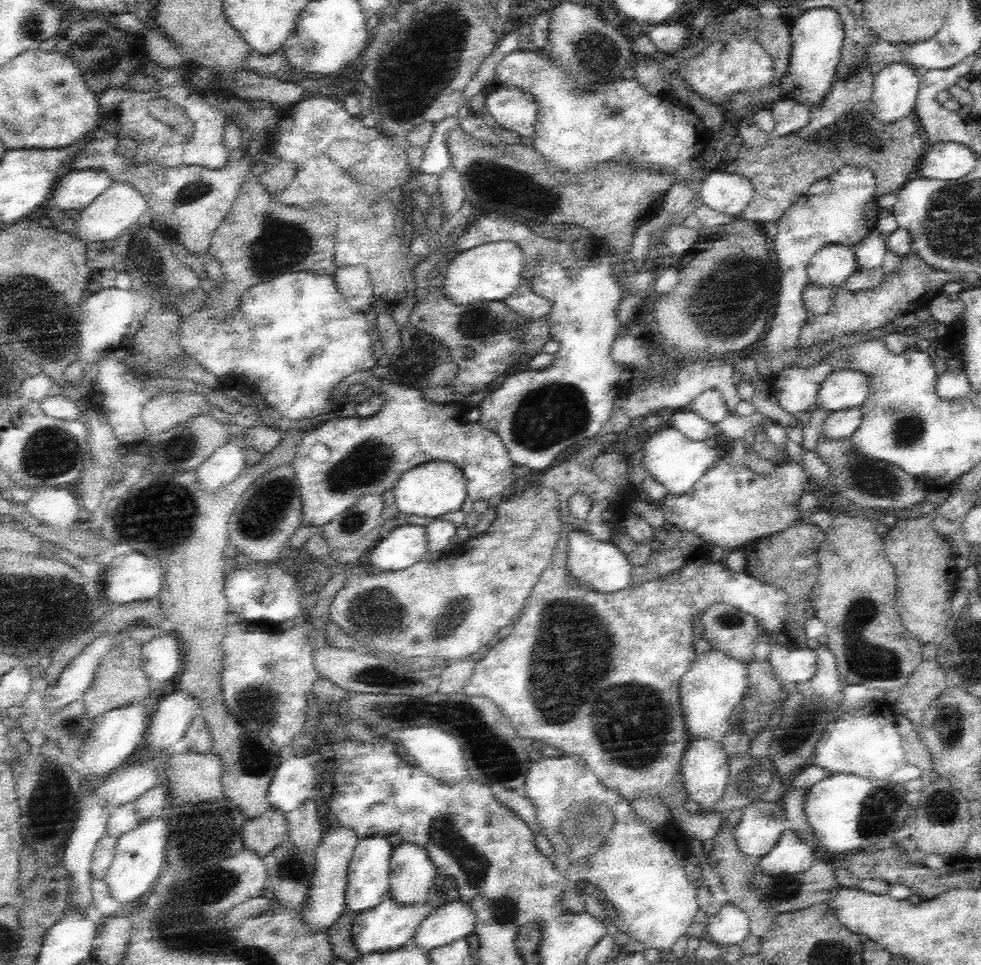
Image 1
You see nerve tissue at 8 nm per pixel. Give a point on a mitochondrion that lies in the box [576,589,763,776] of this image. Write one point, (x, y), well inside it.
(646, 762)

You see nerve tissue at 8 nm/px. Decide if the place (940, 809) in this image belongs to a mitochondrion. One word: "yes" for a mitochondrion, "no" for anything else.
yes

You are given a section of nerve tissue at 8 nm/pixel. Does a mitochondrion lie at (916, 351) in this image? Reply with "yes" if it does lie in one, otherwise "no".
no

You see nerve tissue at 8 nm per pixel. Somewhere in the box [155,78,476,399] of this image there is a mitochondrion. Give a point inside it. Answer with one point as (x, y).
(288, 245)

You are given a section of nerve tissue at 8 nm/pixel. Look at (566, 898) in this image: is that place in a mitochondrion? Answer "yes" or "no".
no

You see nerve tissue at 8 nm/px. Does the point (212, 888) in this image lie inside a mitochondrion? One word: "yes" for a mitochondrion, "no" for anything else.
no

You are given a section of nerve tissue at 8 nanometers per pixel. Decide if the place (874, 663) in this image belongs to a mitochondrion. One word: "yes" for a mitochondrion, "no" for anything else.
yes

